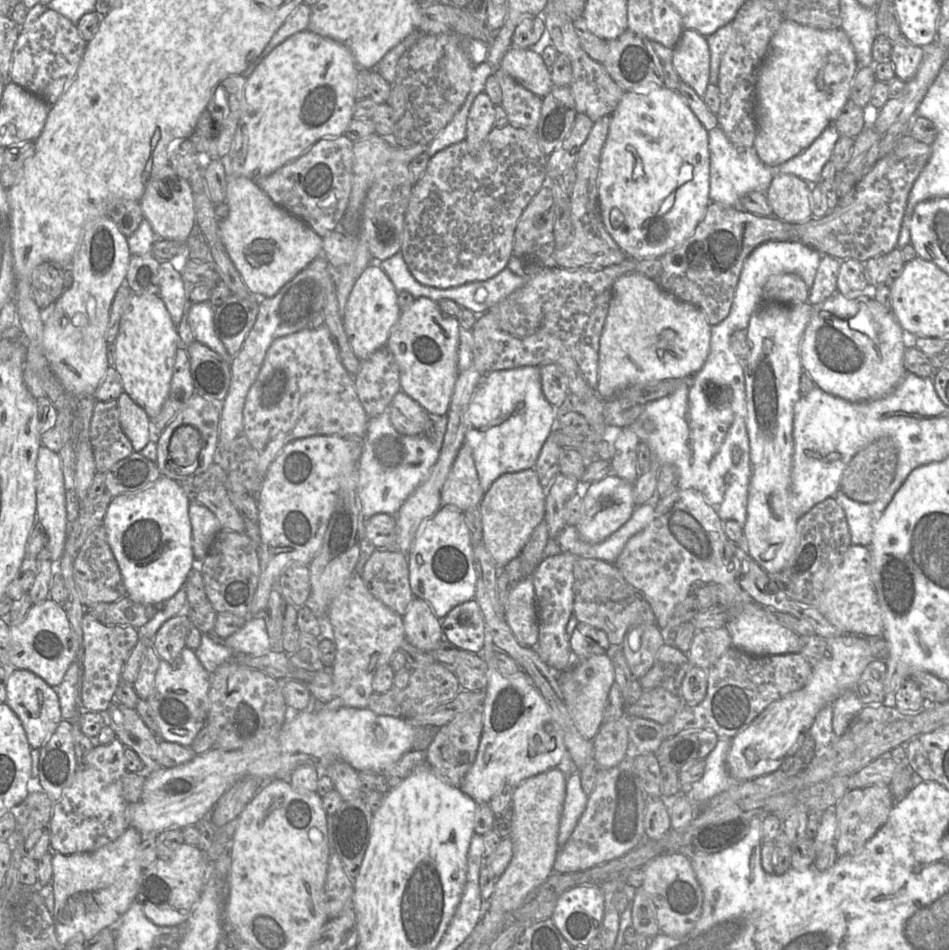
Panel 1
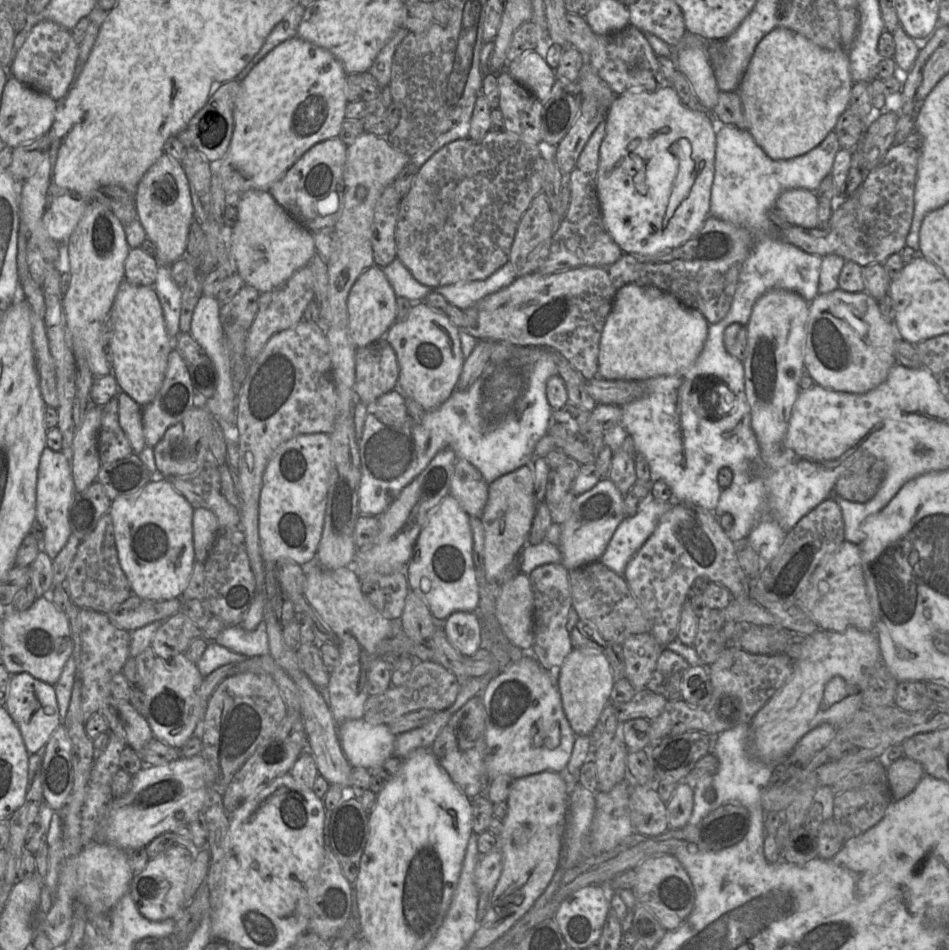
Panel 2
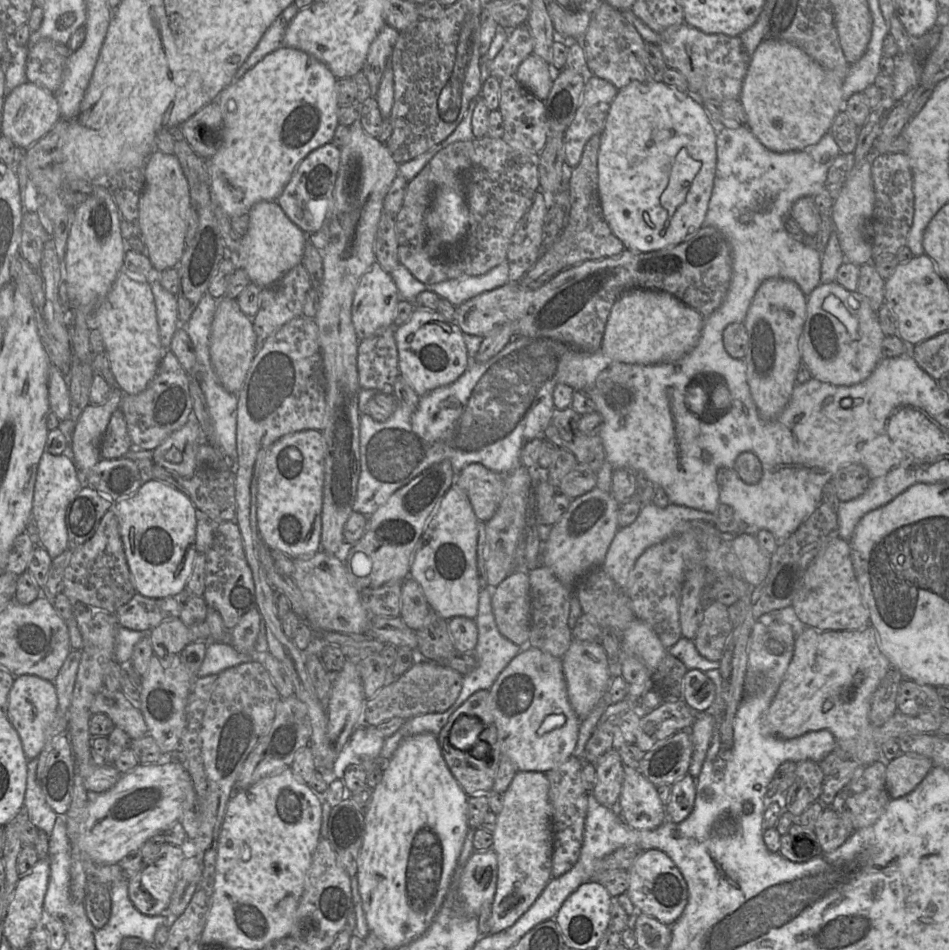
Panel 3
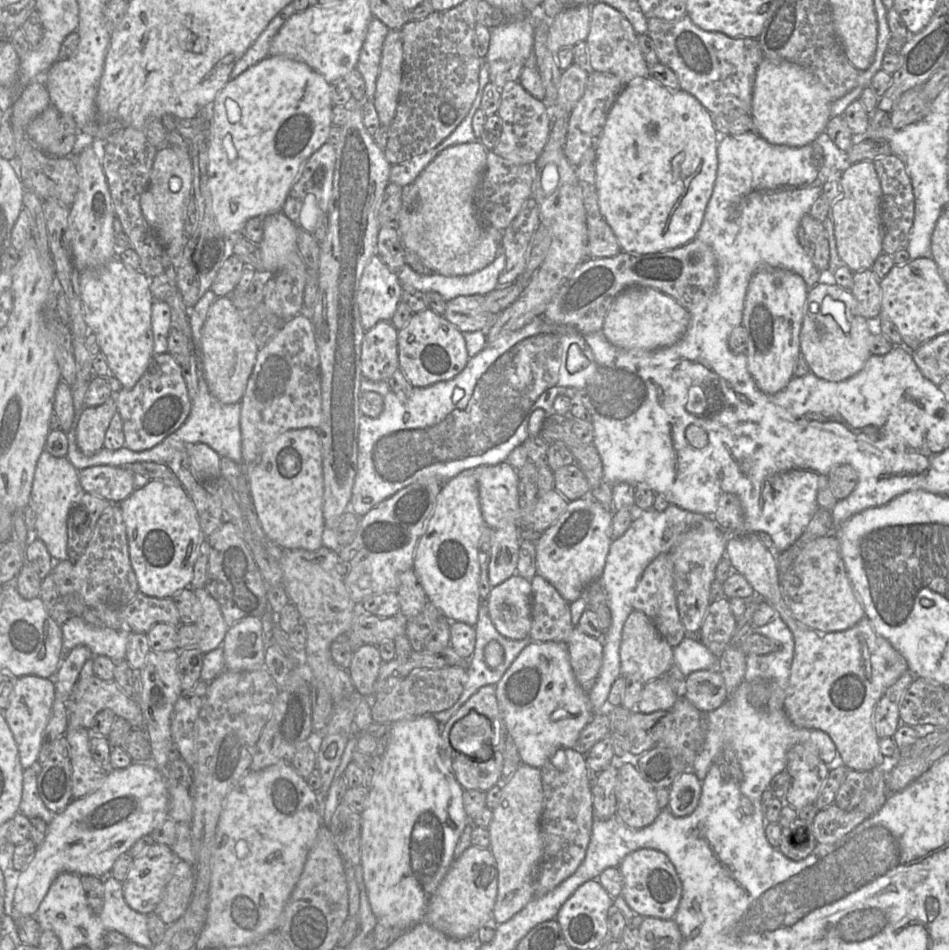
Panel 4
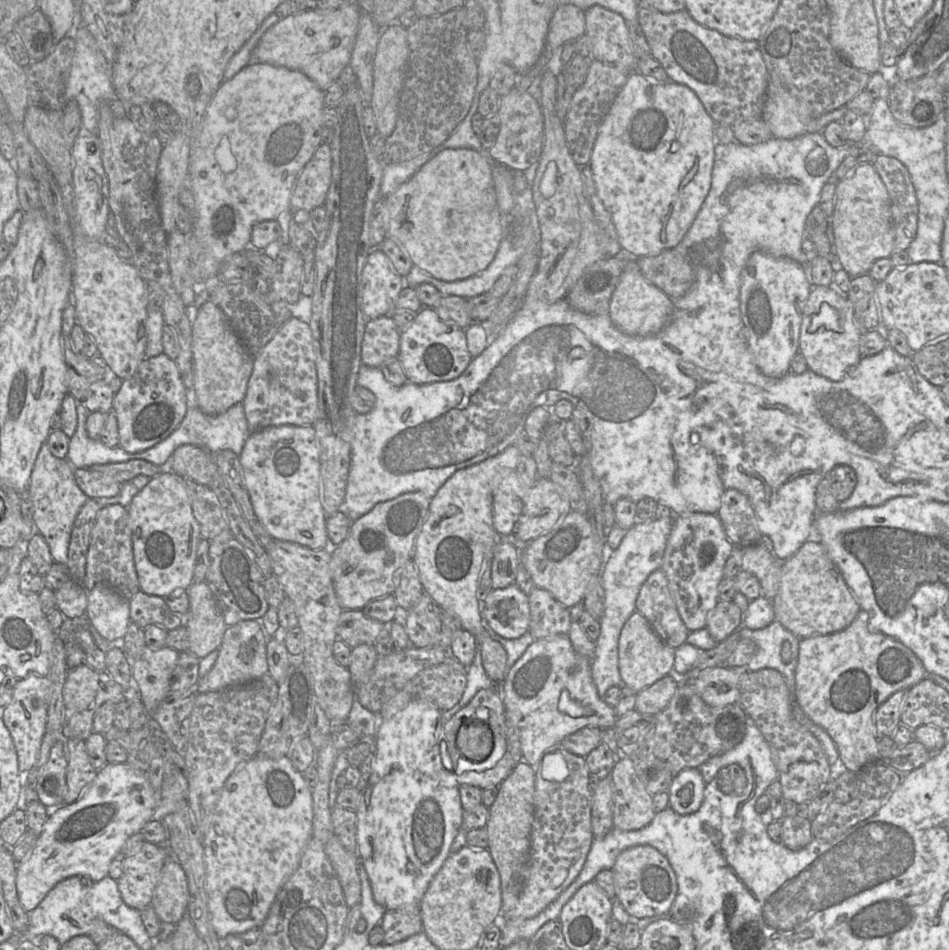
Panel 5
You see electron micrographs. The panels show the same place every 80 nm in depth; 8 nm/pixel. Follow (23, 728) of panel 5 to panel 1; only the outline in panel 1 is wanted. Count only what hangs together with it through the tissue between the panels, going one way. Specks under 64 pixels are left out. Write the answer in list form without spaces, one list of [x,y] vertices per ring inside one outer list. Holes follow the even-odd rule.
[[[9,670],[5,703],[20,719],[32,749],[40,749],[62,720],[59,697],[55,689],[29,670]]]

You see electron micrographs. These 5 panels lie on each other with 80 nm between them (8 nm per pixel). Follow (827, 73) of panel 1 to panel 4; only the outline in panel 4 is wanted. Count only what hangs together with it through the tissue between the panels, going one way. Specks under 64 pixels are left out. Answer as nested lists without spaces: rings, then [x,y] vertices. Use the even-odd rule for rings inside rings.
[[[764,58],[756,71],[750,115],[758,134],[768,143],[798,148],[813,142],[825,131],[832,103],[828,89],[811,72],[791,62],[772,62]]]

